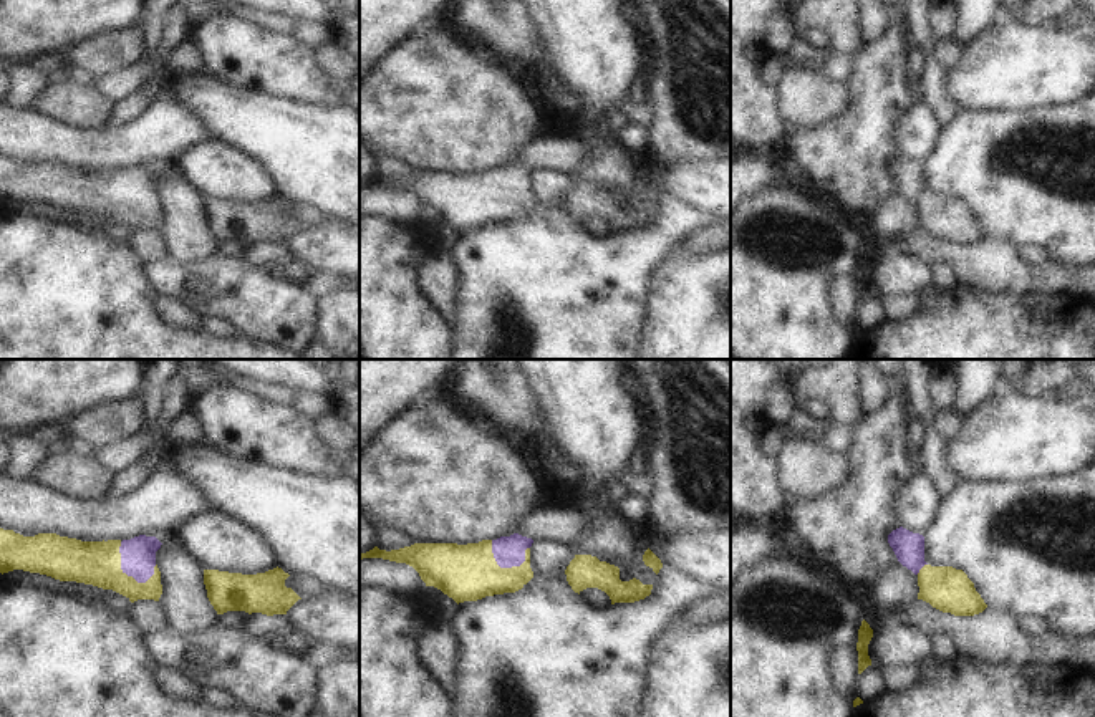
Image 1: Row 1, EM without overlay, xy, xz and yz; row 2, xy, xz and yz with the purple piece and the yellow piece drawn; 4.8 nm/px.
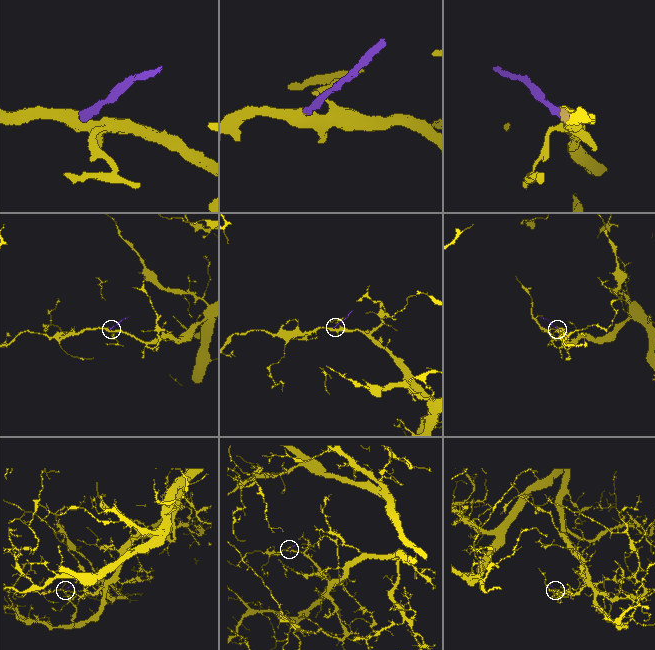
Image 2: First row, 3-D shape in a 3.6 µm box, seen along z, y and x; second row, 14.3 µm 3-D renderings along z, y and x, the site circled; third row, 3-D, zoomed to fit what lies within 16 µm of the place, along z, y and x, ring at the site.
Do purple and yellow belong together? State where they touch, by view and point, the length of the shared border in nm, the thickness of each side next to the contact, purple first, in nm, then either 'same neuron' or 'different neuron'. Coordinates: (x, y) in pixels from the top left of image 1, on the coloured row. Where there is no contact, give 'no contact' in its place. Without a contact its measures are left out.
meets purple in xy at (121, 567); contact 240 nm long; 180 nm thick on the purple side, 220 nm on the other; same neuron

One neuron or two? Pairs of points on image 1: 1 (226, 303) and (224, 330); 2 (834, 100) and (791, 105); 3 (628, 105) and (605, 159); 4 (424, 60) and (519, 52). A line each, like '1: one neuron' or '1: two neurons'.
1: two neurons
2: one neuron
3: two neurons
4: two neurons

